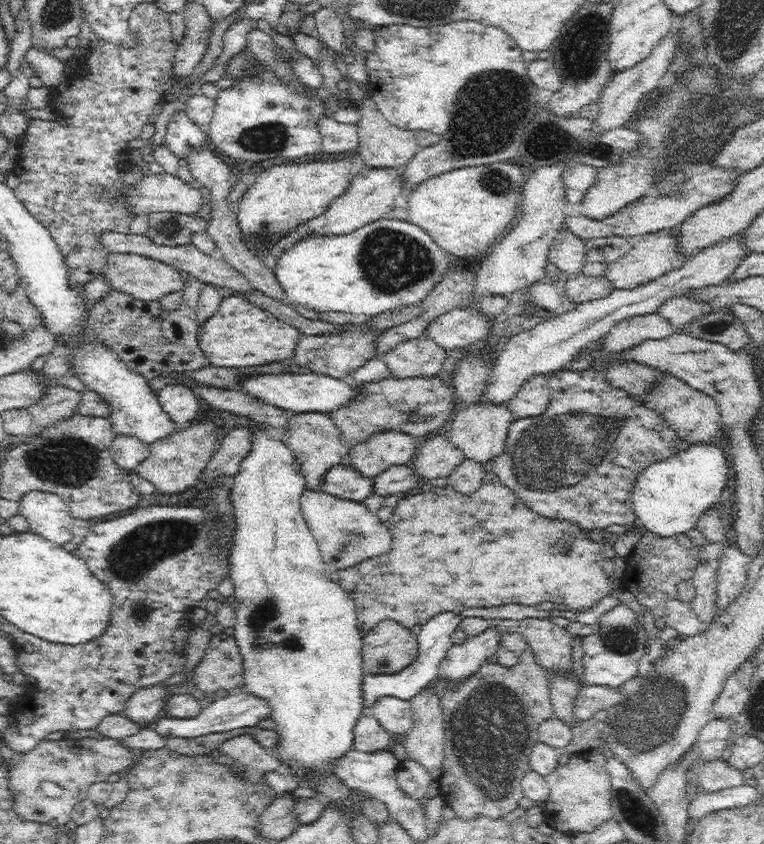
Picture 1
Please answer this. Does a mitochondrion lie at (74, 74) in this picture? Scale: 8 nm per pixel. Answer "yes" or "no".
no

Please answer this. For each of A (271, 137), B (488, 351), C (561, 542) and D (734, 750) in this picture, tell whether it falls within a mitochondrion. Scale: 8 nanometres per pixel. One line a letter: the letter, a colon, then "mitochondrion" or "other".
A: mitochondrion
B: other
C: mitochondrion
D: other

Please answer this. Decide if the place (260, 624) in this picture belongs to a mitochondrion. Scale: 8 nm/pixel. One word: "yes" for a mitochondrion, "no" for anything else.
yes

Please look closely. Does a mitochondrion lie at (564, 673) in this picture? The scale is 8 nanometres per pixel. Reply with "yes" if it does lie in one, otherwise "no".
no

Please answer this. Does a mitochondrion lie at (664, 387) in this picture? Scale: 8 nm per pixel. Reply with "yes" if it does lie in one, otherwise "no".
yes

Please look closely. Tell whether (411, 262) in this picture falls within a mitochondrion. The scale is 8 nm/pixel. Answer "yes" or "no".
yes

